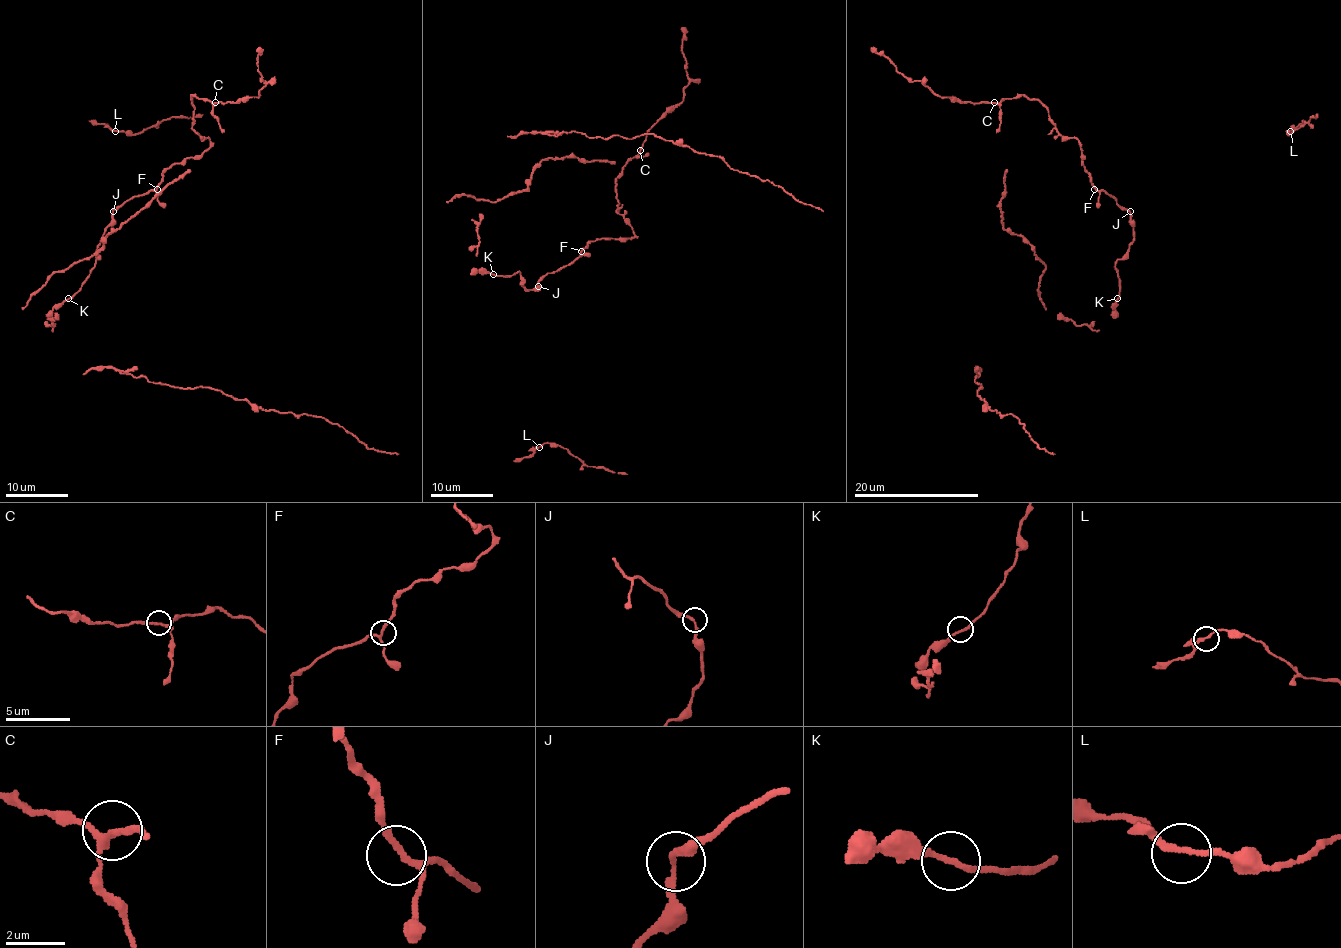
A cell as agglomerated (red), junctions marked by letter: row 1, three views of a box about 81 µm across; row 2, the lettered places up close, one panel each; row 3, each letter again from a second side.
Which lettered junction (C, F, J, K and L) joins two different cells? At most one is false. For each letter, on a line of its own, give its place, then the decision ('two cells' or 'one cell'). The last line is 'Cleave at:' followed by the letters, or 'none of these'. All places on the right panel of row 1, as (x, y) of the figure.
C: at (994, 102); one cell
F: at (1094, 189); one cell
J: at (1130, 211); one cell
K: at (1117, 298); one cell
L: at (1290, 131); one cell
Cleave at: none of these

